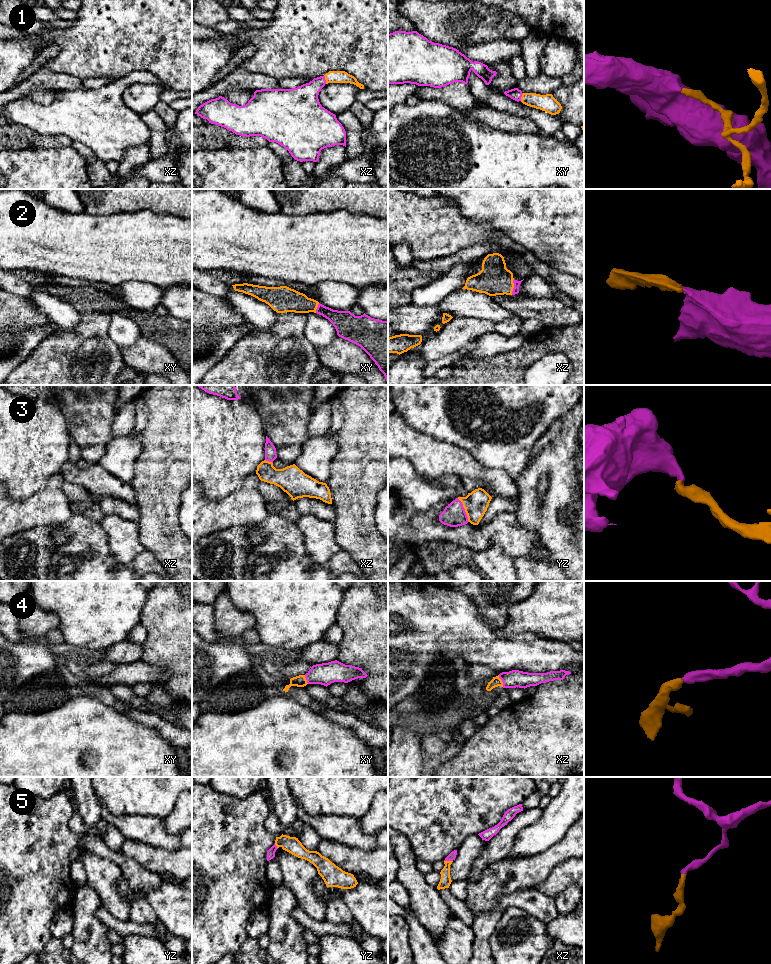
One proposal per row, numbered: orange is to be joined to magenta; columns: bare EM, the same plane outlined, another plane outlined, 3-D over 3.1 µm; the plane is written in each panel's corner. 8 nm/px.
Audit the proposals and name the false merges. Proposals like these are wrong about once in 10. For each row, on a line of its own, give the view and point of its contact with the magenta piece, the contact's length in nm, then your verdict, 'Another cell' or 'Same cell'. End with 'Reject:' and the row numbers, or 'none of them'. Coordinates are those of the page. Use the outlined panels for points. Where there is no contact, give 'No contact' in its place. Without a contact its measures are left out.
1: Touches magenta at xz (324, 79). Shared border 70 nm. Same cell
2: Touches magenta at xz (514, 287). Shared border 130 nm. Same cell
3: Touches magenta at yz (464, 510). Shared border 220 nm. Same cell
4: Touches magenta at xz (502, 681). Shared border 100 nm. Same cell
5: Touches magenta at xz (448, 860). Shared border 70 nm. Same cell
Reject: none of them

